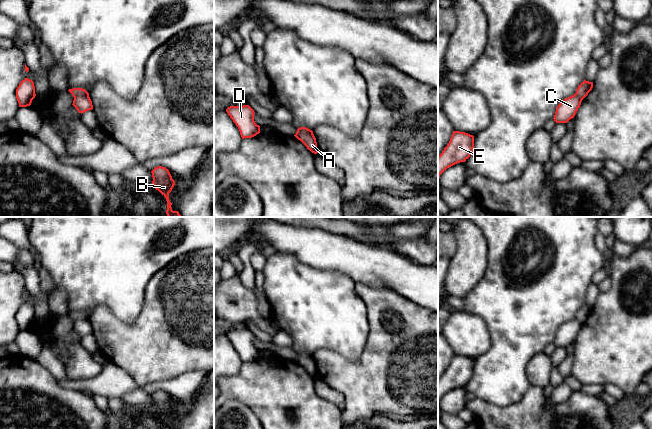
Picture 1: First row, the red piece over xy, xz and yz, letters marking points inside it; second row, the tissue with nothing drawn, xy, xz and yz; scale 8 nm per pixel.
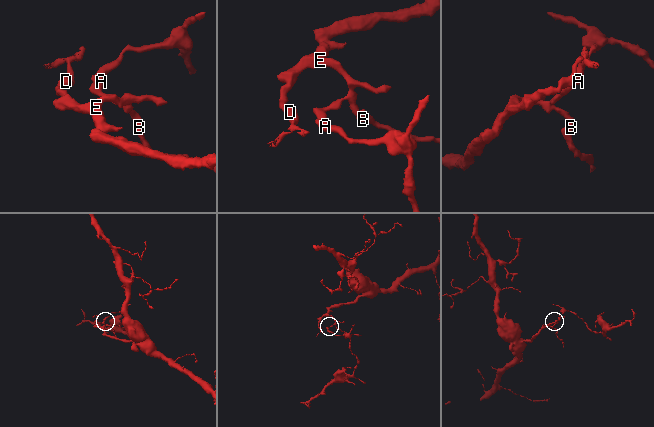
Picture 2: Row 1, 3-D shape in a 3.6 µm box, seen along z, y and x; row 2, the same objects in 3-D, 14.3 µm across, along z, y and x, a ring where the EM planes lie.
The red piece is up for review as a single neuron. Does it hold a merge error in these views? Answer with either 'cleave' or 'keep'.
cleave

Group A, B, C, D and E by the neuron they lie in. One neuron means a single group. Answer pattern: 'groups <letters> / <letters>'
groups A / B C D E

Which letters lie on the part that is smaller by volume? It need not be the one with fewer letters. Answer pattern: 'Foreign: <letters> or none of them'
Foreign: A

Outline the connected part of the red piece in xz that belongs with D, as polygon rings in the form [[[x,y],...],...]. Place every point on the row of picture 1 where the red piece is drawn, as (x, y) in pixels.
[[[249,105],[230,106],[226,112],[236,124],[242,139],[252,138],[260,133],[260,126],[254,121],[254,110]]]

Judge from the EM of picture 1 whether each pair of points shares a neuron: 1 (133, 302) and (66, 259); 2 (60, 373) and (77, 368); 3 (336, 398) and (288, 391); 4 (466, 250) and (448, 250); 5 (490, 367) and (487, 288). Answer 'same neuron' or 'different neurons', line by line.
1: same neuron
2: different neurons
3: different neurons
4: different neurons
5: same neuron

